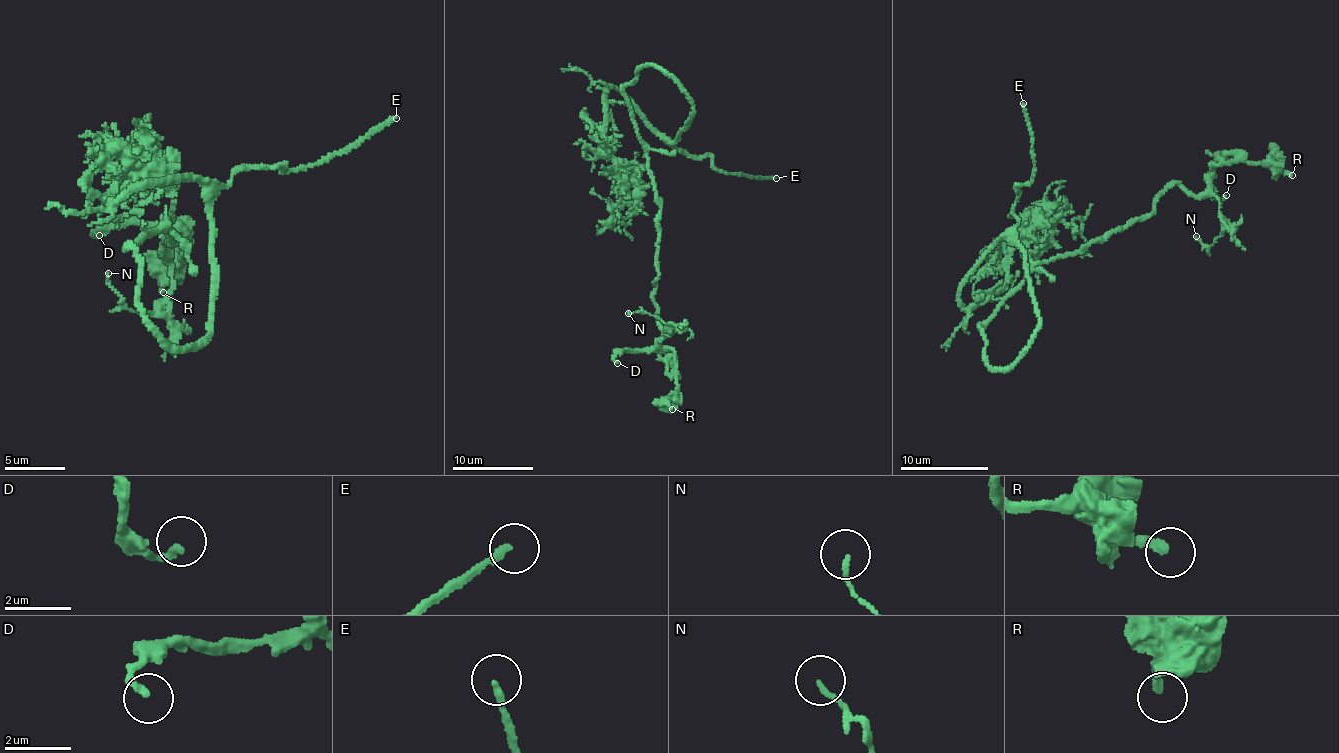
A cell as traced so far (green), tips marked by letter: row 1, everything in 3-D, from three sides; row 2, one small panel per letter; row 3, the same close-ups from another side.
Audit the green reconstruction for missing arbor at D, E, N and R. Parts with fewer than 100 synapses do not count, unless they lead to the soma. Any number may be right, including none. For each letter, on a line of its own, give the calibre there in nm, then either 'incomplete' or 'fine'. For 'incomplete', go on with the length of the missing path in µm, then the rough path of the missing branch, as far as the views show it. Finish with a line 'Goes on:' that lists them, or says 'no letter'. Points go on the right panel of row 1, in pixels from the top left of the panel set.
D: 240 nm | fine
E: 190 nm | incomplete | 10 µm | (1023, 103), (1008, 66), (1009, 52), (1019, 39)
N: 130 nm | fine
R: 240 nm | fine
Goes on: E

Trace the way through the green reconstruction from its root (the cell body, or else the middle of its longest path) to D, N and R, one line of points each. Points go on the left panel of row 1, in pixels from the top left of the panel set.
D: (152, 324), (130, 245), (167, 224), (172, 246), (172, 221), (161, 252), (155, 227), (113, 223), (99, 235)
N: (152, 324), (130, 245), (167, 224), (172, 246), (172, 221), (172, 293), (155, 312), (131, 311), (108, 273)
R: (152, 324), (130, 245), (167, 224), (172, 246), (170, 220), (161, 252), (171, 230), (187, 246), (163, 292)

